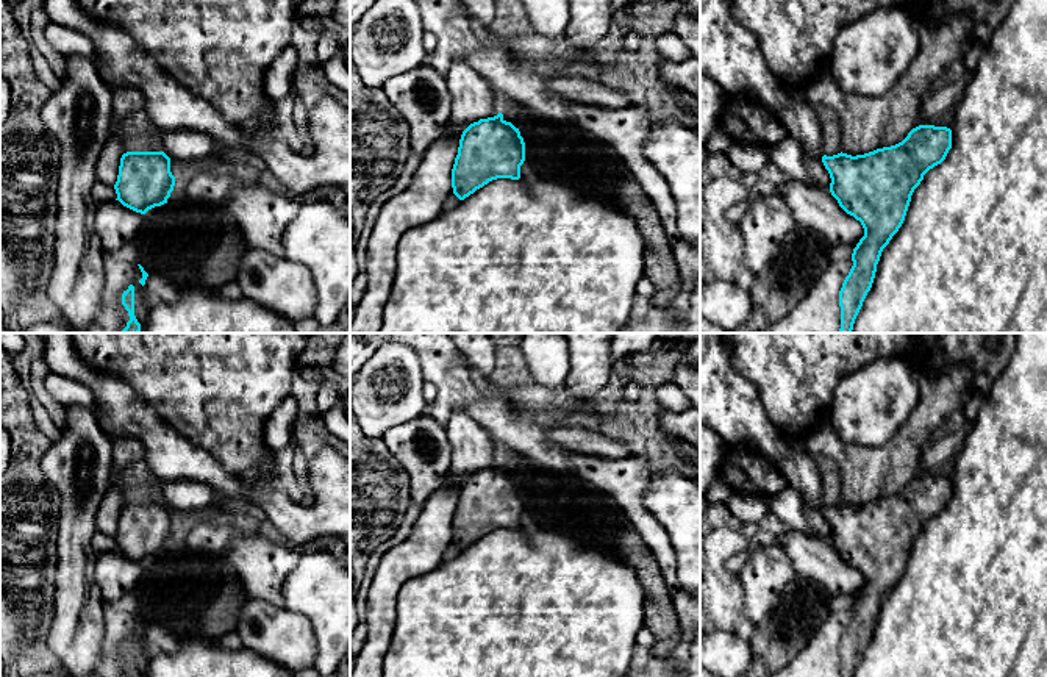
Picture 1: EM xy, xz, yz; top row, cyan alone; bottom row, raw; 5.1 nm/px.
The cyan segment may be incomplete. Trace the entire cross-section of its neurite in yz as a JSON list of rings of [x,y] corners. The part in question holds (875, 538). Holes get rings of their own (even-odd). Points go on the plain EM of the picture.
[[[700,333],[700,424],[716,432],[727,446],[752,441],[794,483],[805,503],[819,508],[830,524],[830,543],[839,557],[864,578],[852,604],[853,616],[839,641],[841,677],[853,677],[867,643],[872,638],[883,599],[902,577],[911,546],[924,525],[941,514],[952,499],[952,480],[947,477],[919,475],[891,497],[864,505],[838,503],[827,507],[822,499],[822,474],[811,453],[788,447],[767,417],[756,385],[733,364],[730,333]]]

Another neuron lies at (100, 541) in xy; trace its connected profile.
[[[98,530],[92,536],[91,544],[92,544],[92,547],[95,549],[97,553],[113,552],[113,550],[117,549],[114,536],[109,536],[109,535],[102,533]]]

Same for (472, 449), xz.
[[[453,411],[445,424],[452,446],[452,466],[447,480],[461,488],[463,482],[480,469],[498,464],[498,446],[469,414]]]

